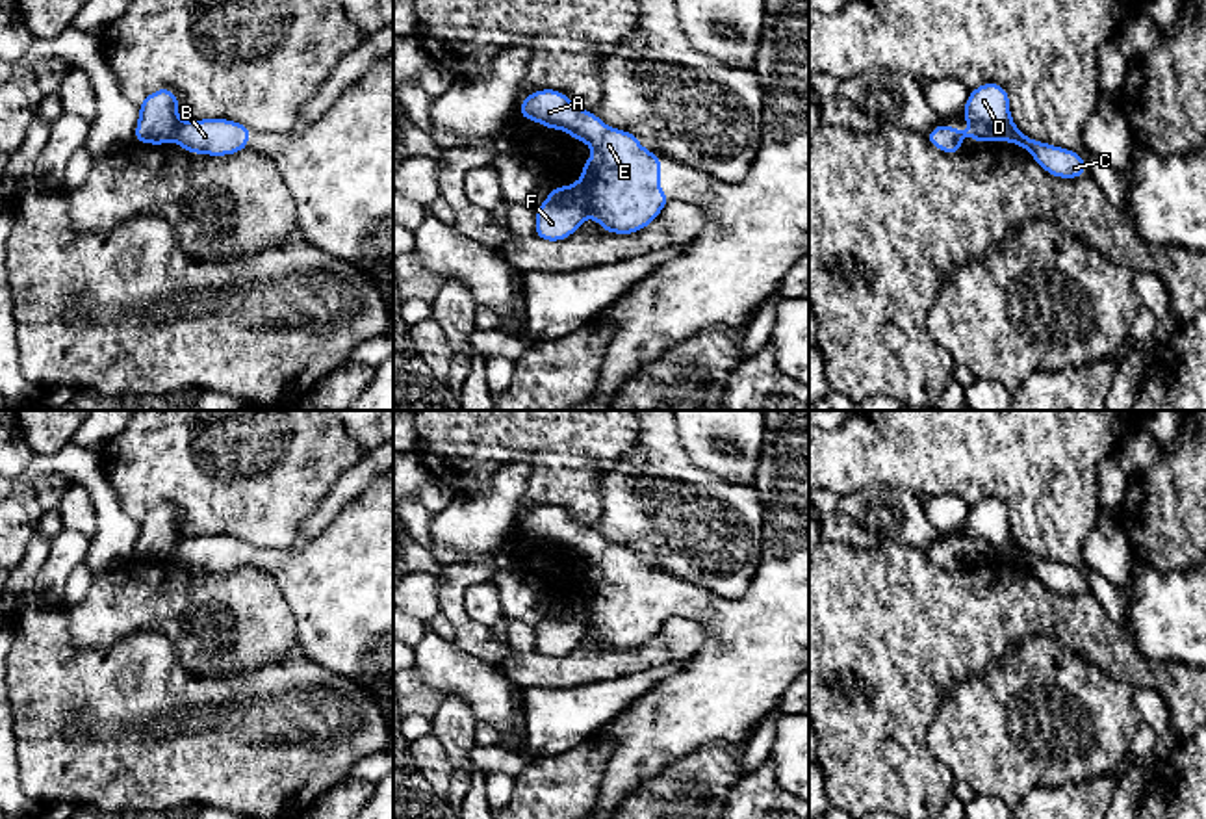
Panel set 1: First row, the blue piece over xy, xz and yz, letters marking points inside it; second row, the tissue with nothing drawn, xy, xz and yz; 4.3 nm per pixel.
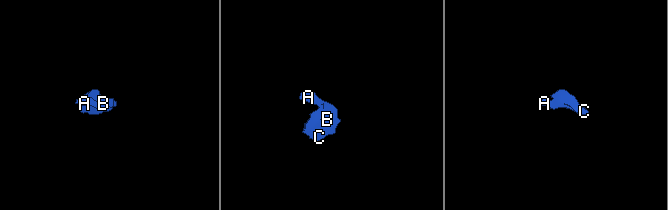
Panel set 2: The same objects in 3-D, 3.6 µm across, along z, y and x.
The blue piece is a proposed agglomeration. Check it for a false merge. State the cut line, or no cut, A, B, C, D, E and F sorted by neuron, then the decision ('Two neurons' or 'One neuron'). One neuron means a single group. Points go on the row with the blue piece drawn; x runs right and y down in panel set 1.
Split along yz (975, 121), (989, 127), (999, 136), (1019, 134), (1025, 138). Groups: A B C E / D F. Two neurons

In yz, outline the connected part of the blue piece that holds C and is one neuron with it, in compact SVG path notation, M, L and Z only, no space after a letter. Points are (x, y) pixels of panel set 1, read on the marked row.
M943 123L935 126L928 136L928 143L935 149L946 152L946 154L957 154L961 150L961 139L965 136L970 136L981 143L989 143L994 139L1009 141L1013 145L1019 145L1026 149L1032 158L1052 176L1058 178L1080 178L1087 175L1084 158L1080 152L1072 152L1069 149L1059 149L1050 143L1041 143L1032 137L1020 137L1019 134L1011 134L1007 137L998 137L989 126L981 123L974 123L965 132L957 132L954 126Z

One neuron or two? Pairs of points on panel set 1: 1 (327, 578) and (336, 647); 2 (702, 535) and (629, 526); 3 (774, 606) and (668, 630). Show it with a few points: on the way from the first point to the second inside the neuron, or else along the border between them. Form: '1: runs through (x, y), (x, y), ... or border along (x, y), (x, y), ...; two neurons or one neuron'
1: runs through (336, 595), (336, 630); one neuron
2: runs through (683, 526), (648, 526); one neuron
3: border along (672, 615), (707, 628), (689, 660); two neurons

